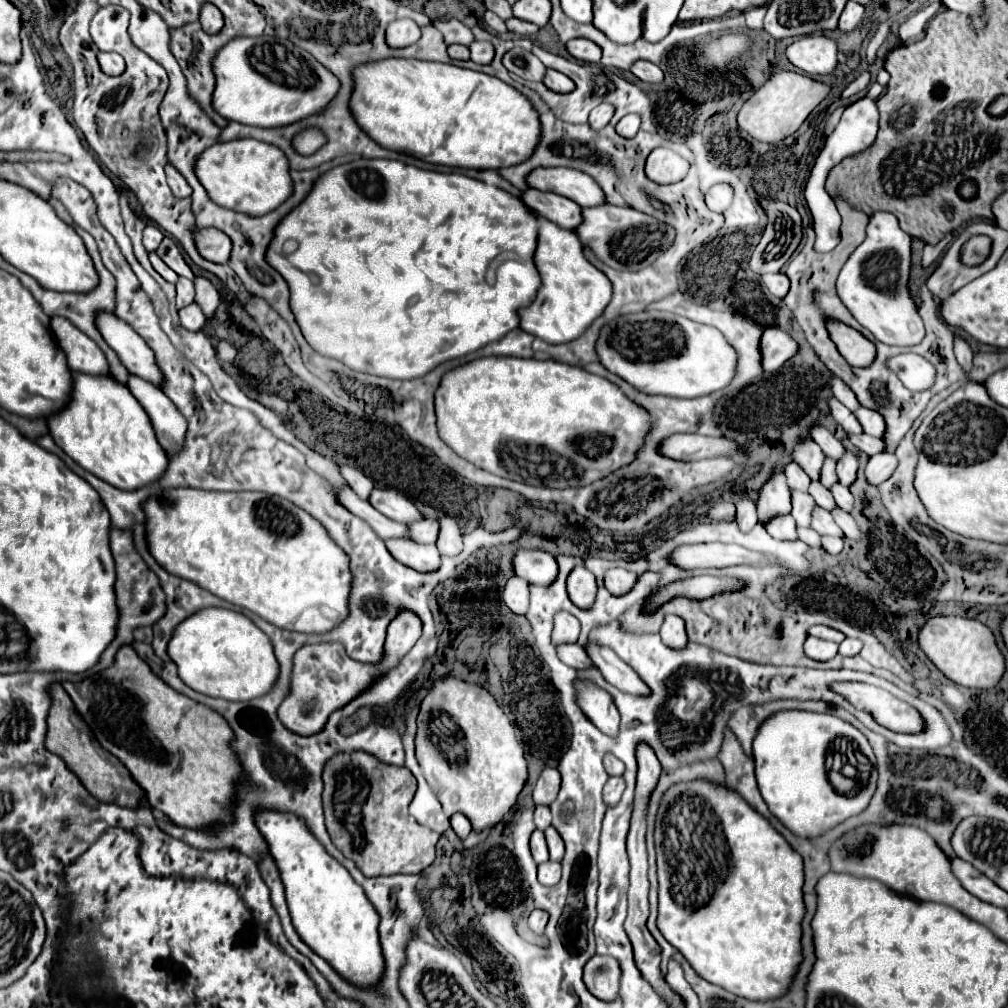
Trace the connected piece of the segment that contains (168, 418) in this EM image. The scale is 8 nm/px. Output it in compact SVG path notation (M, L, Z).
M129 375L127 389L133 393L133 397L141 403L141 407L149 415L159 445L167 453L177 451L183 445L185 419L183 415L179 415L171 399L167 399L167 395L163 395L163 391L157 389L153 383L139 379L137 375Z

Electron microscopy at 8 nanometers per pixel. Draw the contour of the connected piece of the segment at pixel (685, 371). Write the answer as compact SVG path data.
M645 309L605 323L595 341L597 361L637 391L667 397L699 397L727 387L735 375L735 351L723 335L669 311Z

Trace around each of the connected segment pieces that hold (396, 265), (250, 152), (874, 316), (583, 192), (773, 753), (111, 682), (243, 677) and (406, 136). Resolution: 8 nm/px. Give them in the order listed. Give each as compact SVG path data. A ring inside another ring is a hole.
M355 159L351 163L337 165L315 179L307 197L275 227L273 239L265 253L265 261L275 267L275 271L287 281L295 321L303 329L303 337L307 339L307 343L319 355L337 359L349 369L361 373L389 379L417 379L427 375L439 363L477 351L479 347L491 341L499 341L511 329L519 327L517 311L531 303L531 299L535 297L535 287L539 287L539 273L533 265L537 227L539 225L535 223L535 217L521 199L467 175L425 171L413 165L405 165L401 161L387 159ZM289 239L295 239L299 243L293 253L283 251L283 243Z
M255 139L219 141L207 147L195 161L195 175L213 203L247 215L265 215L273 211L293 191L289 163L283 151Z
M877 211L867 223L865 241L849 255L835 283L837 295L849 313L885 345L917 345L925 335L923 321L907 289L909 263L911 237L901 231L895 215Z
M537 167L527 175L527 185L539 191L549 191L575 201L581 207L595 207L605 203L603 191L589 177L565 167Z
M777 711L761 721L757 735L753 739L753 759L755 759L755 777L759 791L769 805L771 813L795 835L799 837L817 837L823 831L835 827L851 815L857 815L867 807L871 795L877 787L877 769L875 755L865 739L865 735L855 729L851 723L815 711ZM835 739L849 739L857 743L857 749L873 765L871 777L863 789L853 795L841 795L833 789L829 779L825 779L825 755L829 745Z
M123 645L115 663L101 673L95 673L79 683L63 683L63 689L75 703L75 709L85 719L101 747L115 755L133 775L135 783L145 791L153 809L165 813L171 823L199 829L213 823L229 823L233 809L233 781L241 777L241 765L231 751L229 741L233 731L227 721L209 707L179 695L167 683L163 683L149 665L133 651L131 645Z
M205 607L183 619L183 623L173 629L167 655L177 665L179 679L187 687L227 701L247 701L265 695L273 687L279 671L267 635L243 613L221 607Z
M377 59L353 69L349 109L357 125L381 147L395 149L427 163L463 169L499 169L521 163L539 141L539 119L531 103L511 85L485 73L419 59Z

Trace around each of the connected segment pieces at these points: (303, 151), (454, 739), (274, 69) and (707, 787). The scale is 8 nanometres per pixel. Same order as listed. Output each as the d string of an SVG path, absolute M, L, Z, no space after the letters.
M307 127L293 137L291 145L299 155L313 155L317 149L325 145L325 135L319 127Z
M445 677L445 679L433 681L433 685L431 685L427 697L421 701L421 709L419 709L419 715L417 715L415 757L417 757L417 761L419 761L421 769L423 769L423 777L427 779L429 787L431 787L431 789L435 791L435 795L439 797L445 815L451 817L453 813L459 811L459 813L463 813L463 815L469 817L473 829L477 829L477 831L481 831L481 829L485 829L485 827L493 827L495 823L499 823L499 821L503 819L503 815L517 803L517 795L521 793L521 789L523 789L523 785L525 785L525 781L527 781L527 761L525 761L525 757L523 757L523 747L521 747L521 743L519 743L517 737L515 737L515 727L511 725L509 717L503 713L503 709L497 705L495 697L493 697L487 689L483 689L481 685L473 685L473 683L461 681L461 679L457 679L457 677Z
M233 37L225 43L211 61L213 75L215 75L215 91L213 91L213 109L229 119L243 125L253 127L281 127L295 123L315 111L321 111L337 93L339 81L331 75L321 63L317 63L307 51L295 47L291 41L277 39L277 37Z
M693 779L671 785L659 803L657 817L655 817L655 851L657 851L657 877L659 877L659 919L657 927L661 929L663 937L683 953L683 957L691 963L691 967L709 983L715 983L739 997L745 999L775 999L775 995L783 995L787 991L787 983L791 983L791 975L797 971L799 963L799 937L801 937L801 919L805 915L803 905L803 859L799 859L797 851L787 847L783 835L779 835L771 823L759 815L751 805L747 805L737 791L705 781Z

